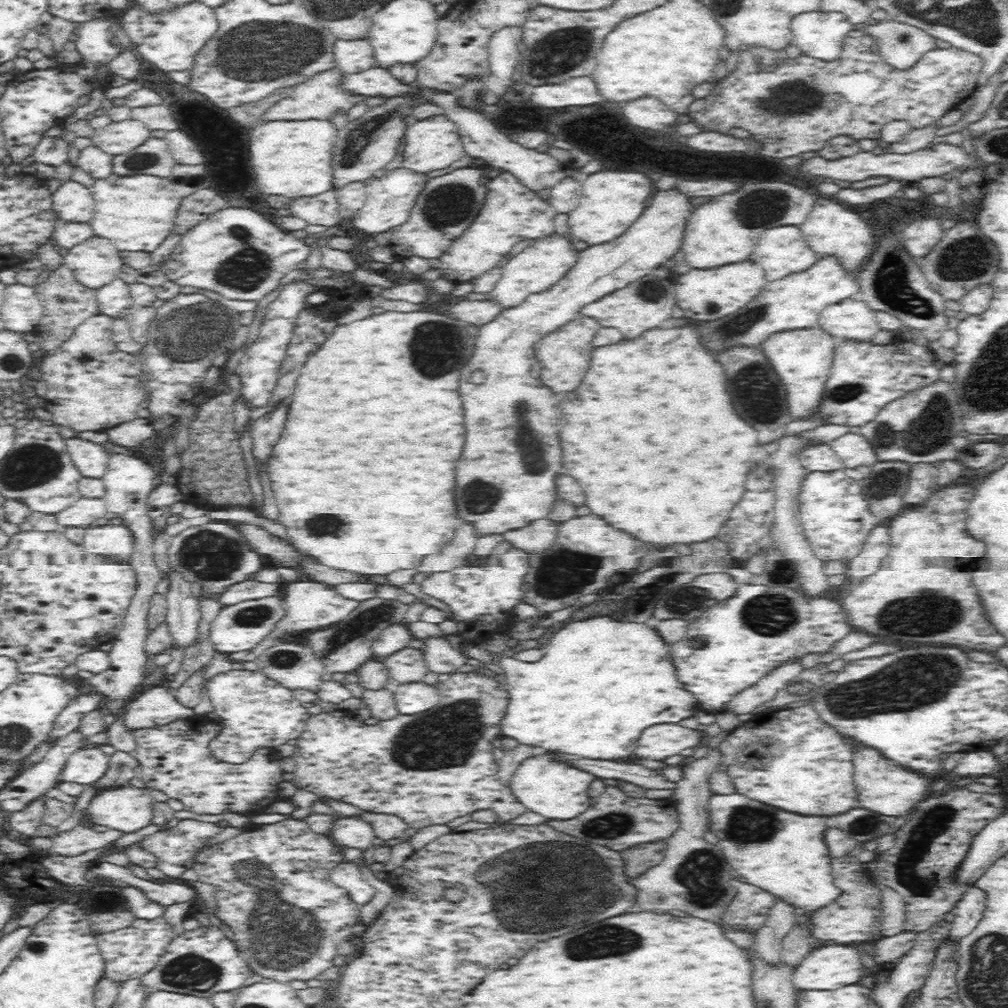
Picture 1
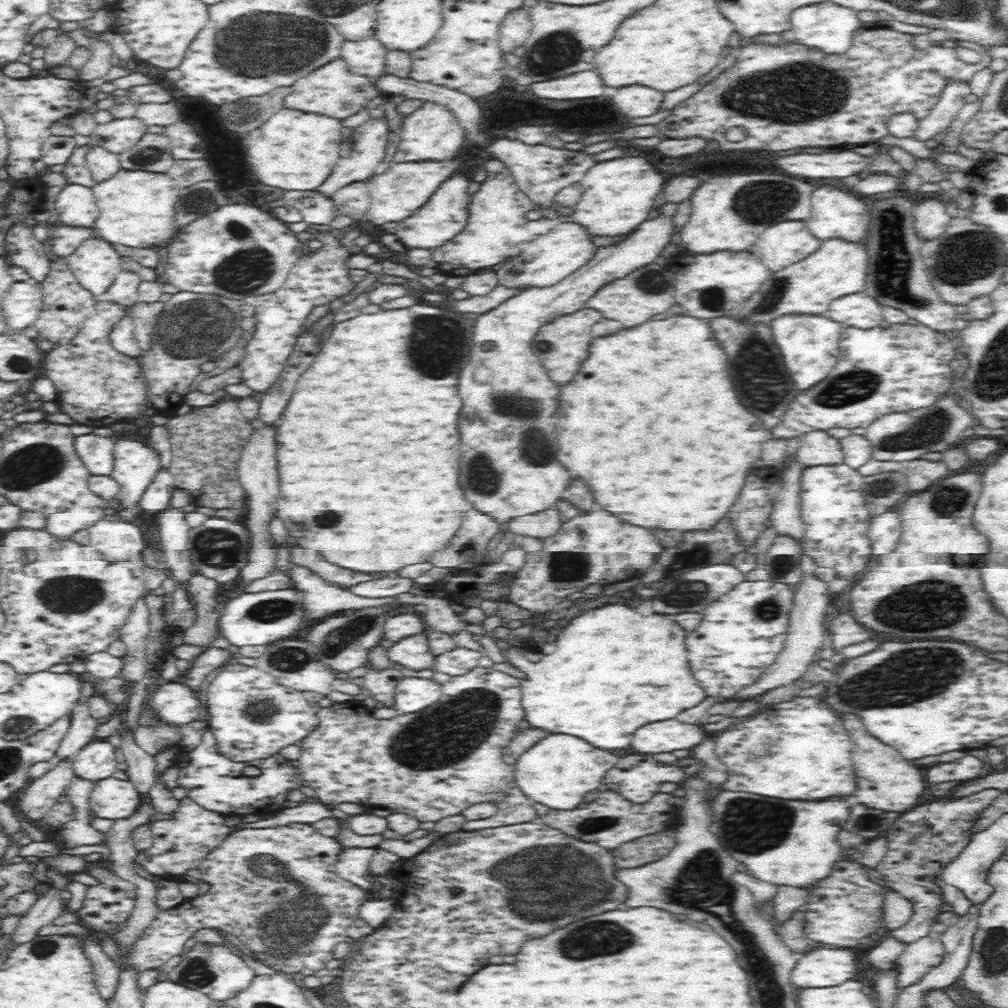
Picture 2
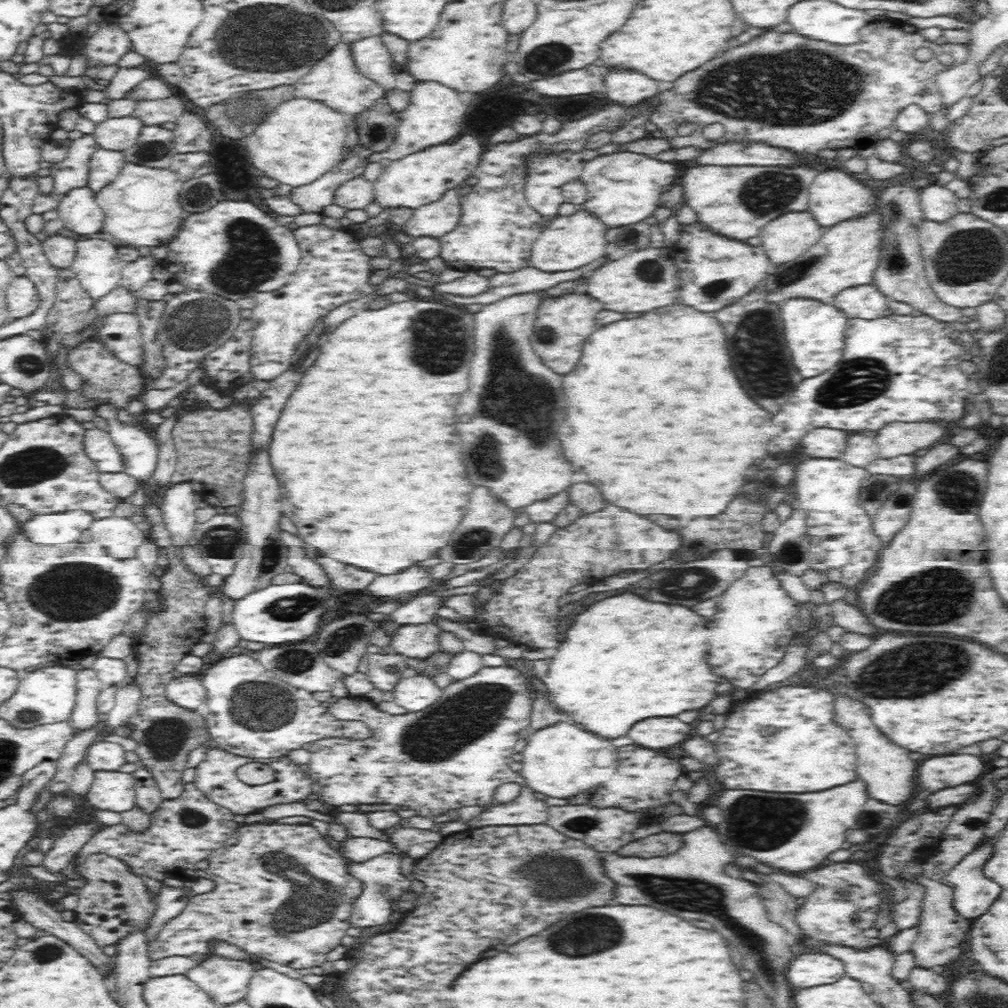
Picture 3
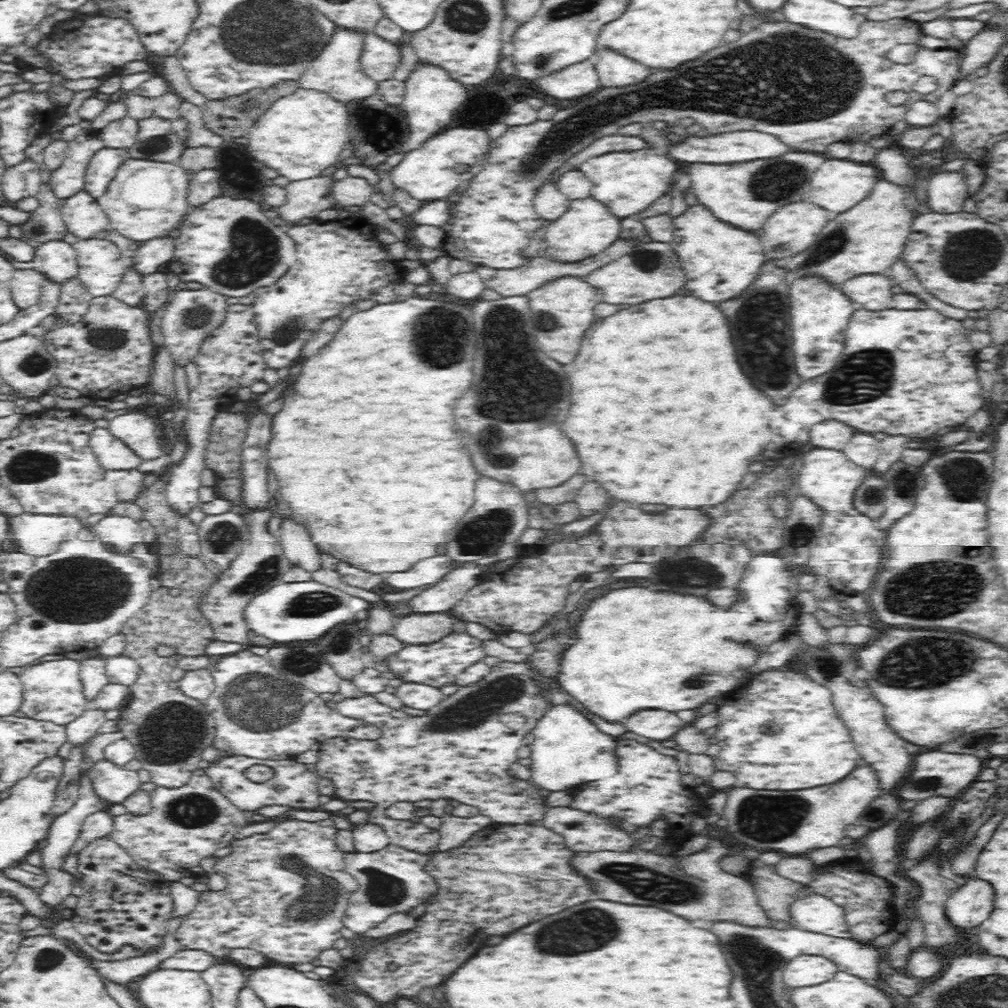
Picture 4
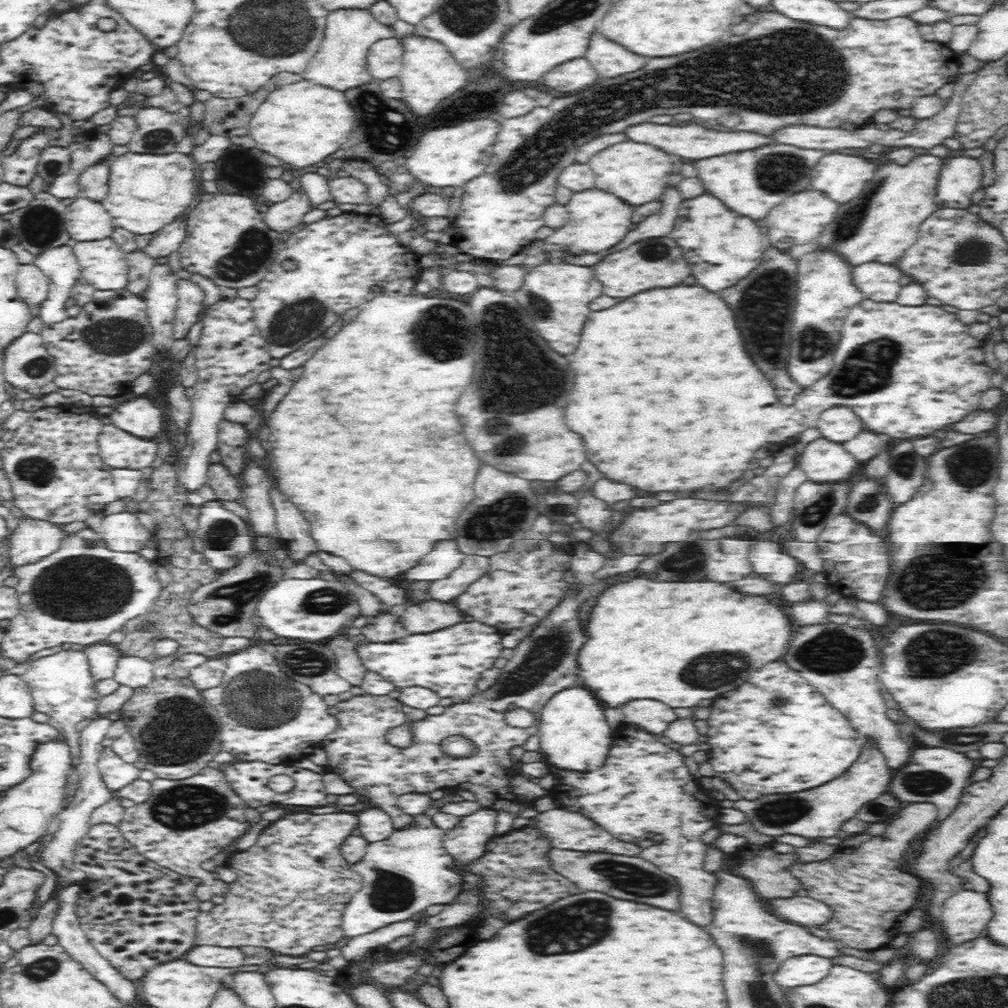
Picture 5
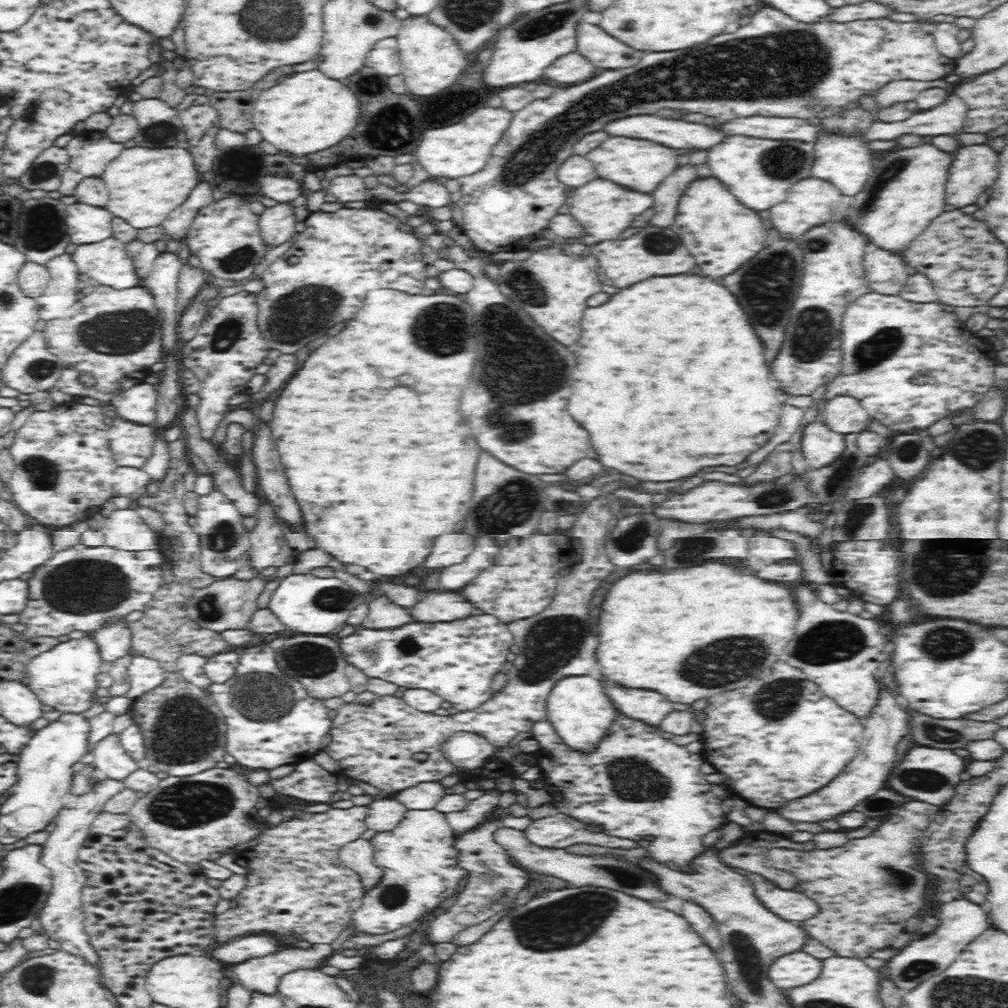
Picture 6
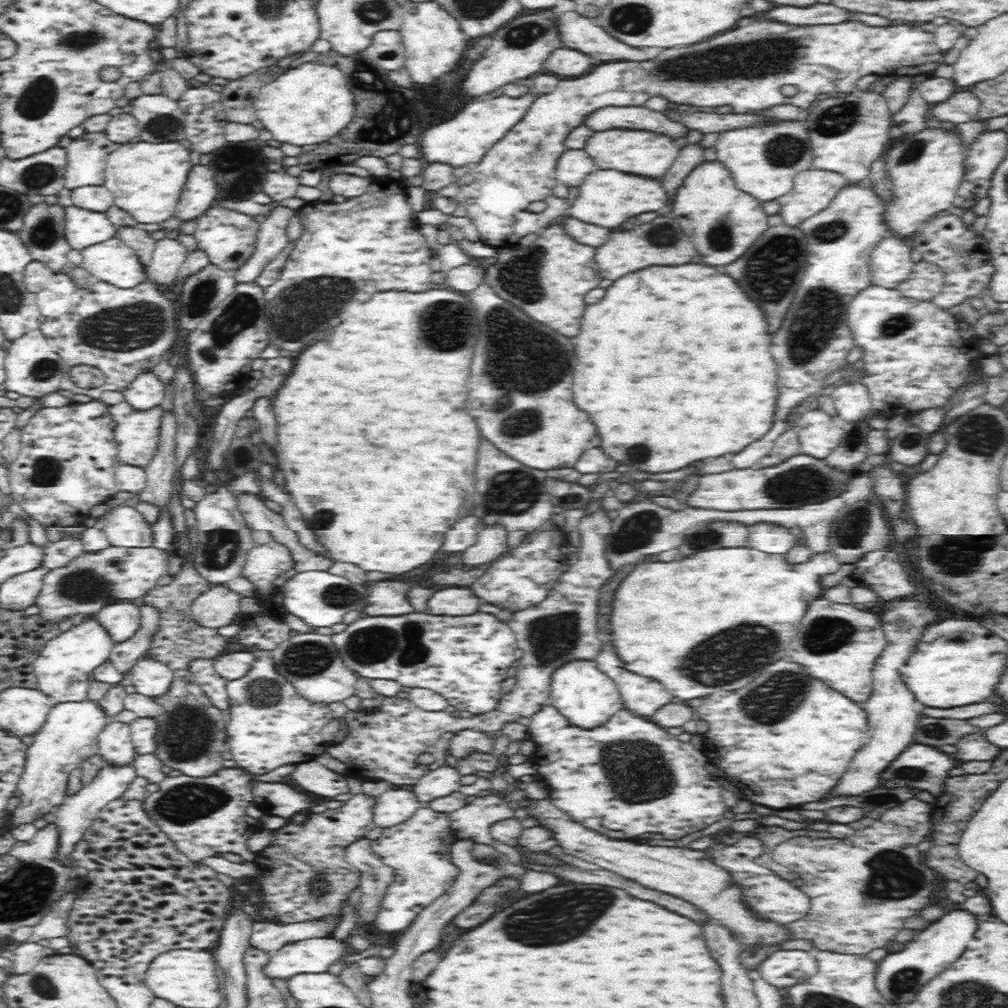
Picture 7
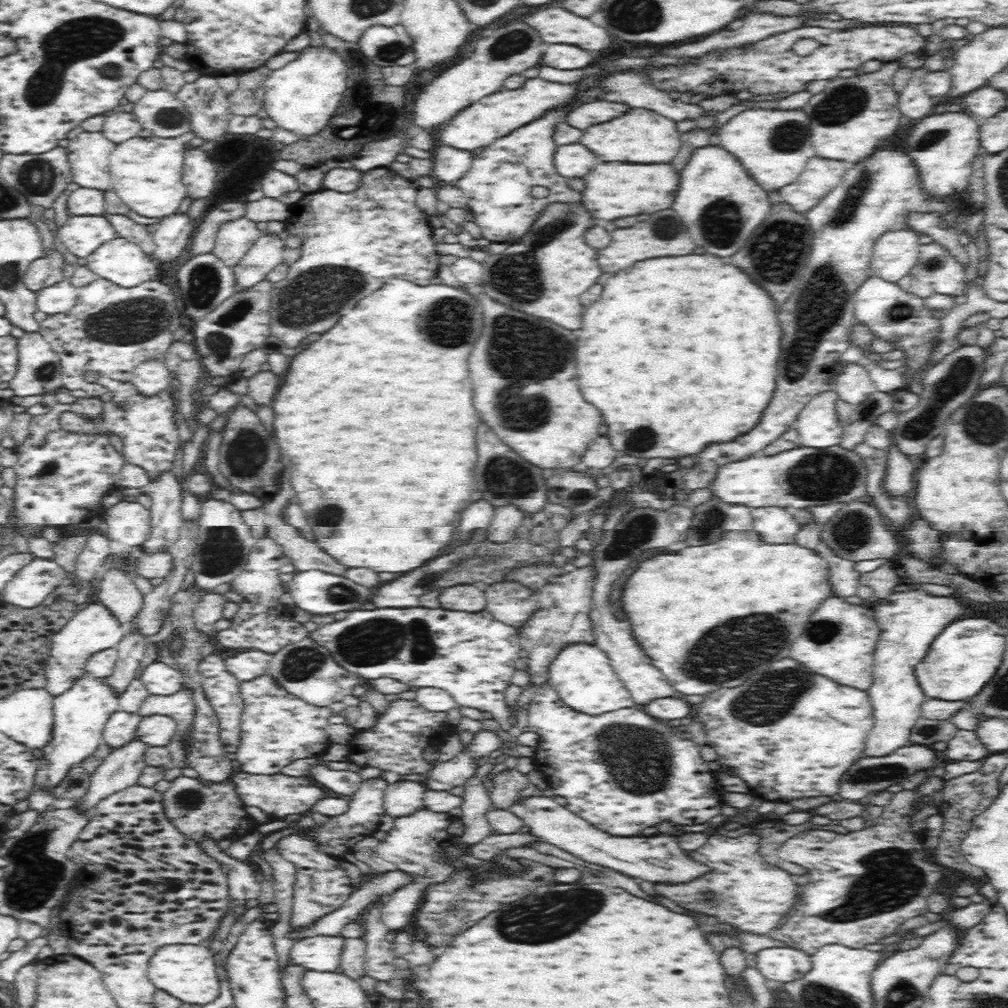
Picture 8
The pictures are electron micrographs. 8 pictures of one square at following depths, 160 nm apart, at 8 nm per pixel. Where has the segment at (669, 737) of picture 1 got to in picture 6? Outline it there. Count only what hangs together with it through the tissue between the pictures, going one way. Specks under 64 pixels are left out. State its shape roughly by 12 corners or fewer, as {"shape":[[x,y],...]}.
{"shape":[[604,684],[613,707],[624,716],[660,726],[672,702],[651,691]]}

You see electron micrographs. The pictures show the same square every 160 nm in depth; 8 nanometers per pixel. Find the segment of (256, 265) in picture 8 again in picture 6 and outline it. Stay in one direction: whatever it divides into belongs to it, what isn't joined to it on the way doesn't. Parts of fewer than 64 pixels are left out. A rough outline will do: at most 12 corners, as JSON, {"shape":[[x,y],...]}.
{"shape":[[279,203],[259,216],[272,248],[296,234],[294,206]]}

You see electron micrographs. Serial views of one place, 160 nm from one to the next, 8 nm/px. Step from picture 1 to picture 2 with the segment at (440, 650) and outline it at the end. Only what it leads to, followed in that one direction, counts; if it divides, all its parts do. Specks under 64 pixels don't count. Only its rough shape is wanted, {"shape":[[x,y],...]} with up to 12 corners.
{"shape":[[458,647],[438,654],[434,672],[462,676],[482,652]]}

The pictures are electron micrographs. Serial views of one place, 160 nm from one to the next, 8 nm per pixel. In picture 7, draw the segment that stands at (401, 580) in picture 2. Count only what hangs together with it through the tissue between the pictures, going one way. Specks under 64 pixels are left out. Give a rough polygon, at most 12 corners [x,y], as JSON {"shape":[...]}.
{"shape":[[462,518],[444,534],[442,554],[460,554],[474,546],[484,524]]}

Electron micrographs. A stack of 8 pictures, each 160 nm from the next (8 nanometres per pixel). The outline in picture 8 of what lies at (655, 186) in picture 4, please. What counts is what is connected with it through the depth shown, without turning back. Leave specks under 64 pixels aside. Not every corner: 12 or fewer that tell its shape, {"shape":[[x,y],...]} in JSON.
{"shape":[[632,107],[586,128],[600,163],[671,164],[672,120]]}

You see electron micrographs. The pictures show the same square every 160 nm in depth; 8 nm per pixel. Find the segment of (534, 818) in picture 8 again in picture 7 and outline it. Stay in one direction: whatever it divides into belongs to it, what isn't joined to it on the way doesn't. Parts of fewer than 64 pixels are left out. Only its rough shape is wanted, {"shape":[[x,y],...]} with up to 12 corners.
{"shape":[[550,799],[527,808],[562,850],[694,904],[748,972],[792,931],[762,919],[702,850],[616,842]]}

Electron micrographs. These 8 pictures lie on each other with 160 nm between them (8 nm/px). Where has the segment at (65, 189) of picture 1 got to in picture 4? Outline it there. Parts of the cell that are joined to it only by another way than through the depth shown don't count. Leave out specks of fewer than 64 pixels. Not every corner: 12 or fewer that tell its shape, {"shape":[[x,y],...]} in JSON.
{"shape":[[86,190],[60,207],[67,232],[104,238],[110,224]]}

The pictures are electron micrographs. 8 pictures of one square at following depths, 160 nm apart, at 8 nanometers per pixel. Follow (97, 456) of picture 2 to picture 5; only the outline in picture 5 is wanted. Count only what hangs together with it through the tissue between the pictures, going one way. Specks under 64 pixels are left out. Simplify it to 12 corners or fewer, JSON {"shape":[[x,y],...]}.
{"shape":[[112,424],[97,436],[110,469],[142,470],[156,460],[157,440]]}

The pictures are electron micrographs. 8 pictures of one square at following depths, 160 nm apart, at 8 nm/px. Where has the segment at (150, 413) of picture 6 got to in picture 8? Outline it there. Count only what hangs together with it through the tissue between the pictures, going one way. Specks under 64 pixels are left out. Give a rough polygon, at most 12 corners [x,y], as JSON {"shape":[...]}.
{"shape":[[144,362],[134,370],[137,394],[152,398],[169,389],[163,362]]}

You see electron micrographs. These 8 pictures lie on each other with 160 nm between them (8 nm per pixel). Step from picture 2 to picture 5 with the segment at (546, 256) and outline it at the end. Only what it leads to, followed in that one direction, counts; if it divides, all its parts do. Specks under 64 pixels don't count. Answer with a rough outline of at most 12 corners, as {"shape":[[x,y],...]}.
{"shape":[[596,188],[573,193],[549,242],[594,254],[622,242],[633,209]]}

